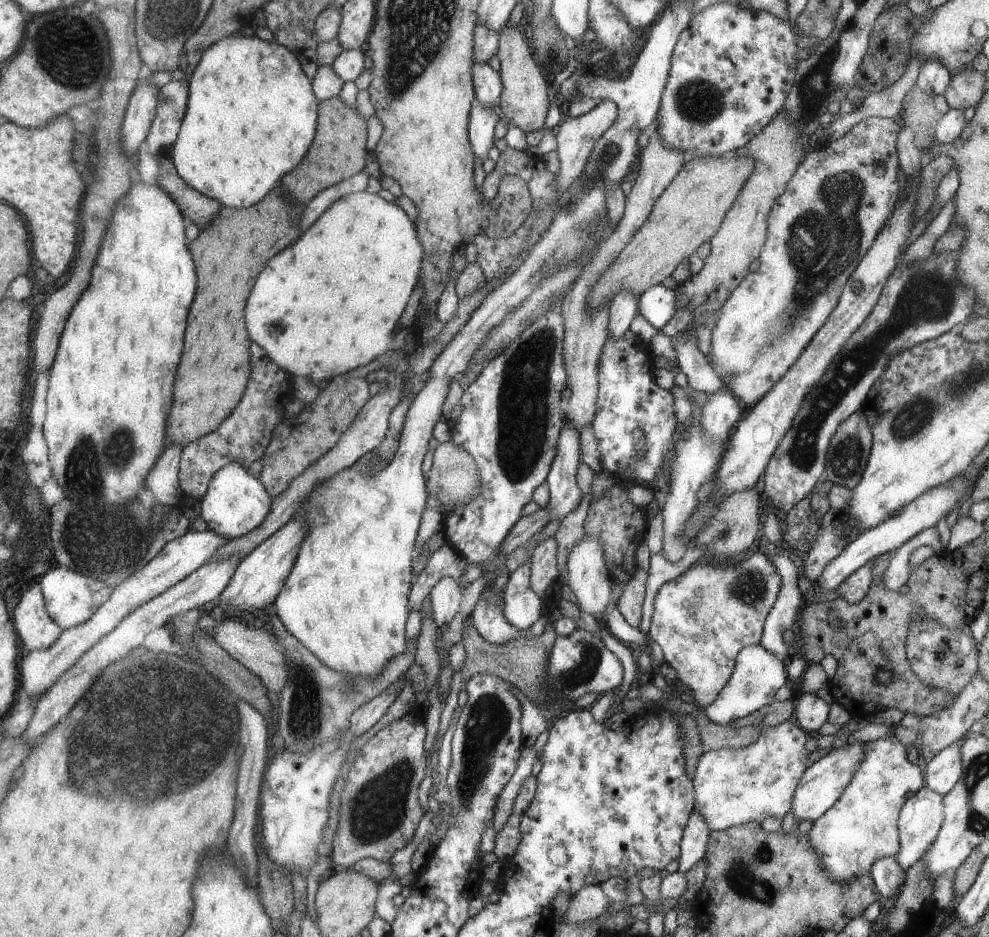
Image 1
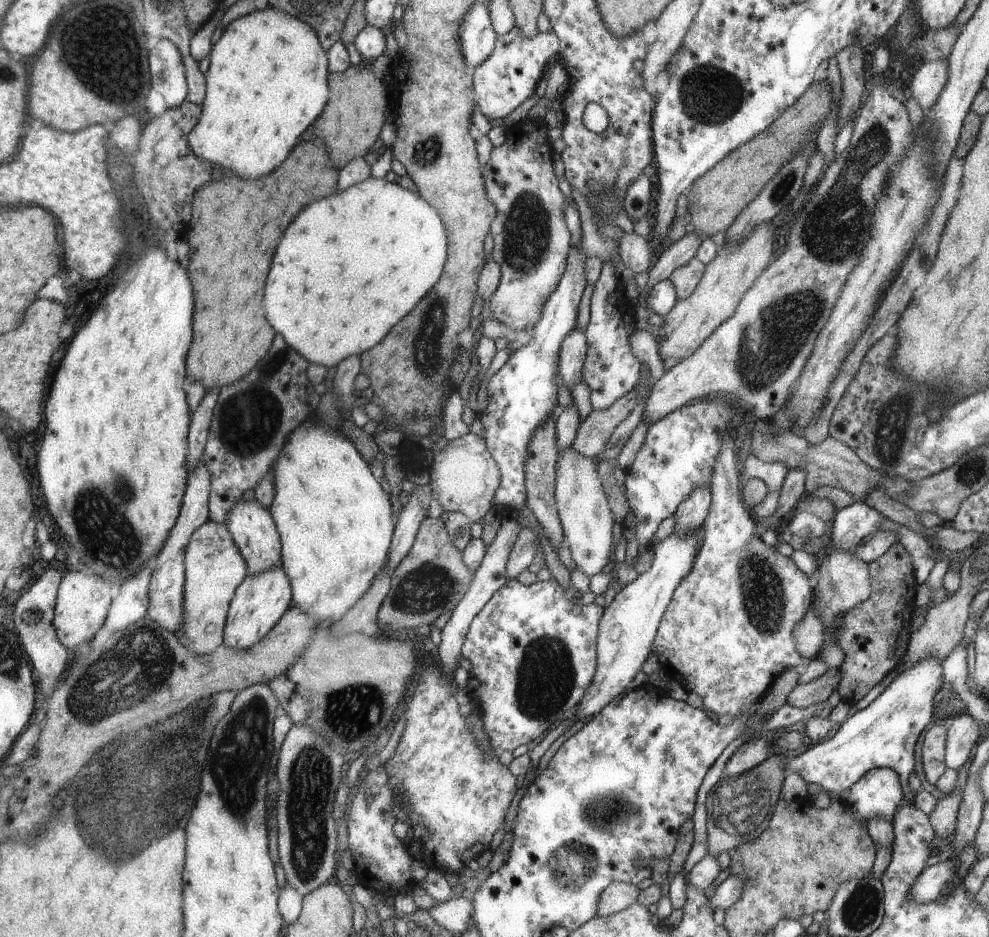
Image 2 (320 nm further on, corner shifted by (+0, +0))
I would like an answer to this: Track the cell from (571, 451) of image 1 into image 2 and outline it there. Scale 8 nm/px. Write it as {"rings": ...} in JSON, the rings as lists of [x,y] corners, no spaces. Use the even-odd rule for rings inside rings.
{"rings":[[[575,324],[573,330],[563,338],[561,350],[558,352],[559,374],[568,390],[571,384],[581,381],[581,367],[585,355],[586,338],[584,329]]]}

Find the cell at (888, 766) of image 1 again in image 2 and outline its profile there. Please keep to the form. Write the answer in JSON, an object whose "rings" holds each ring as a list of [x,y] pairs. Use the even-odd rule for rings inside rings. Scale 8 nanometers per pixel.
{"rings":[[[875,767],[849,788],[844,802],[860,823],[866,824],[867,819],[885,817],[892,824],[903,799],[905,792],[898,773],[887,767]]]}

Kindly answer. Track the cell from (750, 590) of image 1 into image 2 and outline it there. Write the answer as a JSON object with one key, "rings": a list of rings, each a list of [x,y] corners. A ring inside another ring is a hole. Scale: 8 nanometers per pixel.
{"rings":[[[727,430],[722,436],[722,450],[718,452],[717,462],[714,464],[710,478],[711,502],[707,516],[701,526],[704,538],[703,544],[698,550],[694,567],[690,568],[687,576],[675,587],[674,598],[671,599],[659,623],[653,650],[657,652],[658,663],[660,668],[664,670],[668,680],[675,680],[687,693],[695,692],[702,700],[703,710],[708,711],[714,717],[718,715],[731,715],[735,718],[746,713],[753,702],[757,702],[765,694],[767,686],[781,674],[781,670],[785,670],[789,666],[807,666],[811,661],[809,657],[801,656],[798,653],[798,649],[795,648],[793,630],[811,607],[813,588],[810,578],[791,558],[783,558],[783,555],[775,547],[769,548],[769,546],[765,546],[760,538],[754,536],[755,520],[747,514],[747,508],[743,504],[741,493],[742,484],[738,477],[741,467],[737,461],[737,454],[733,454],[733,439],[734,434],[730,430]]]}

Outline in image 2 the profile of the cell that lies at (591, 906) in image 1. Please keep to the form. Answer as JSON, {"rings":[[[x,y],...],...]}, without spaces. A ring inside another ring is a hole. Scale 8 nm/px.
{"rings":[[[615,881],[599,893],[599,900],[595,904],[599,917],[613,915],[636,902],[638,886],[631,883]]]}

